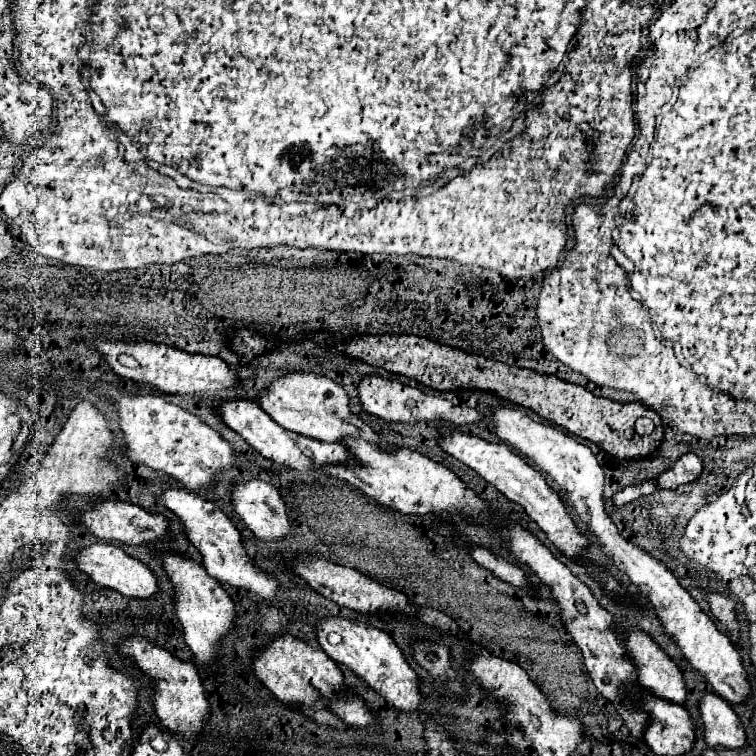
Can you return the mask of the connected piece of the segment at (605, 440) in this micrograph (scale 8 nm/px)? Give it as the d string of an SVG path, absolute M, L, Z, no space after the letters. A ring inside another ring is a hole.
M362 336L362 338L354 338L348 344L334 344L340 352L344 352L346 356L358 358L366 364L384 368L392 374L400 374L412 380L418 380L420 384L440 390L440 392L448 392L448 390L482 390L482 392L490 392L498 398L510 400L518 406L530 408L536 414L540 414L542 418L566 428L568 432L582 436L586 440L592 440L594 444L598 444L602 450L606 450L608 454L620 458L620 460L630 460L630 458L644 458L650 452L656 452L656 448L660 446L662 440L662 424L660 418L650 412L648 408L644 410L644 406L640 402L630 402L630 404L620 404L620 402L612 402L608 398L596 398L588 388L560 380L558 376L552 374L540 374L528 368L516 368L516 366L508 366L496 360L488 360L484 356L476 356L476 354L468 354L464 350L456 350L438 342L432 342L428 338L420 338L420 336ZM646 412L646 416L654 418L654 432L648 434L646 438L636 434L634 430L634 422L638 418L642 418Z

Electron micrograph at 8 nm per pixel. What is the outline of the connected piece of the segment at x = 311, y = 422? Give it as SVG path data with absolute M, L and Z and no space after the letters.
M286 374L282 378L276 378L268 392L260 396L258 400L260 408L266 410L280 426L286 430L294 430L302 436L310 436L314 440L322 442L342 442L344 438L362 438L378 448L390 452L398 450L394 444L390 444L382 434L378 434L374 428L364 424L352 410L350 410L350 398L348 394L332 380L316 374Z

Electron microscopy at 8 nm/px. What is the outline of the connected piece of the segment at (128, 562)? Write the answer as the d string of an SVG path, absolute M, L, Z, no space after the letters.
M100 542L100 544L92 544L92 546L84 548L76 556L76 562L78 562L78 568L92 578L92 582L96 582L98 586L104 586L104 588L118 590L124 596L130 596L130 598L152 598L152 596L160 594L158 576L146 564L142 564L140 560L128 556L122 548L114 546L112 542Z

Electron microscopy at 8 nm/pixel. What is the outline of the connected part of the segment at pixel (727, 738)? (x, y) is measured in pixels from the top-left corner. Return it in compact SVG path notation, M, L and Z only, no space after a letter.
M706 692L698 704L700 718L704 720L704 740L710 748L740 748L744 746L746 734L740 718L730 704L716 692Z

